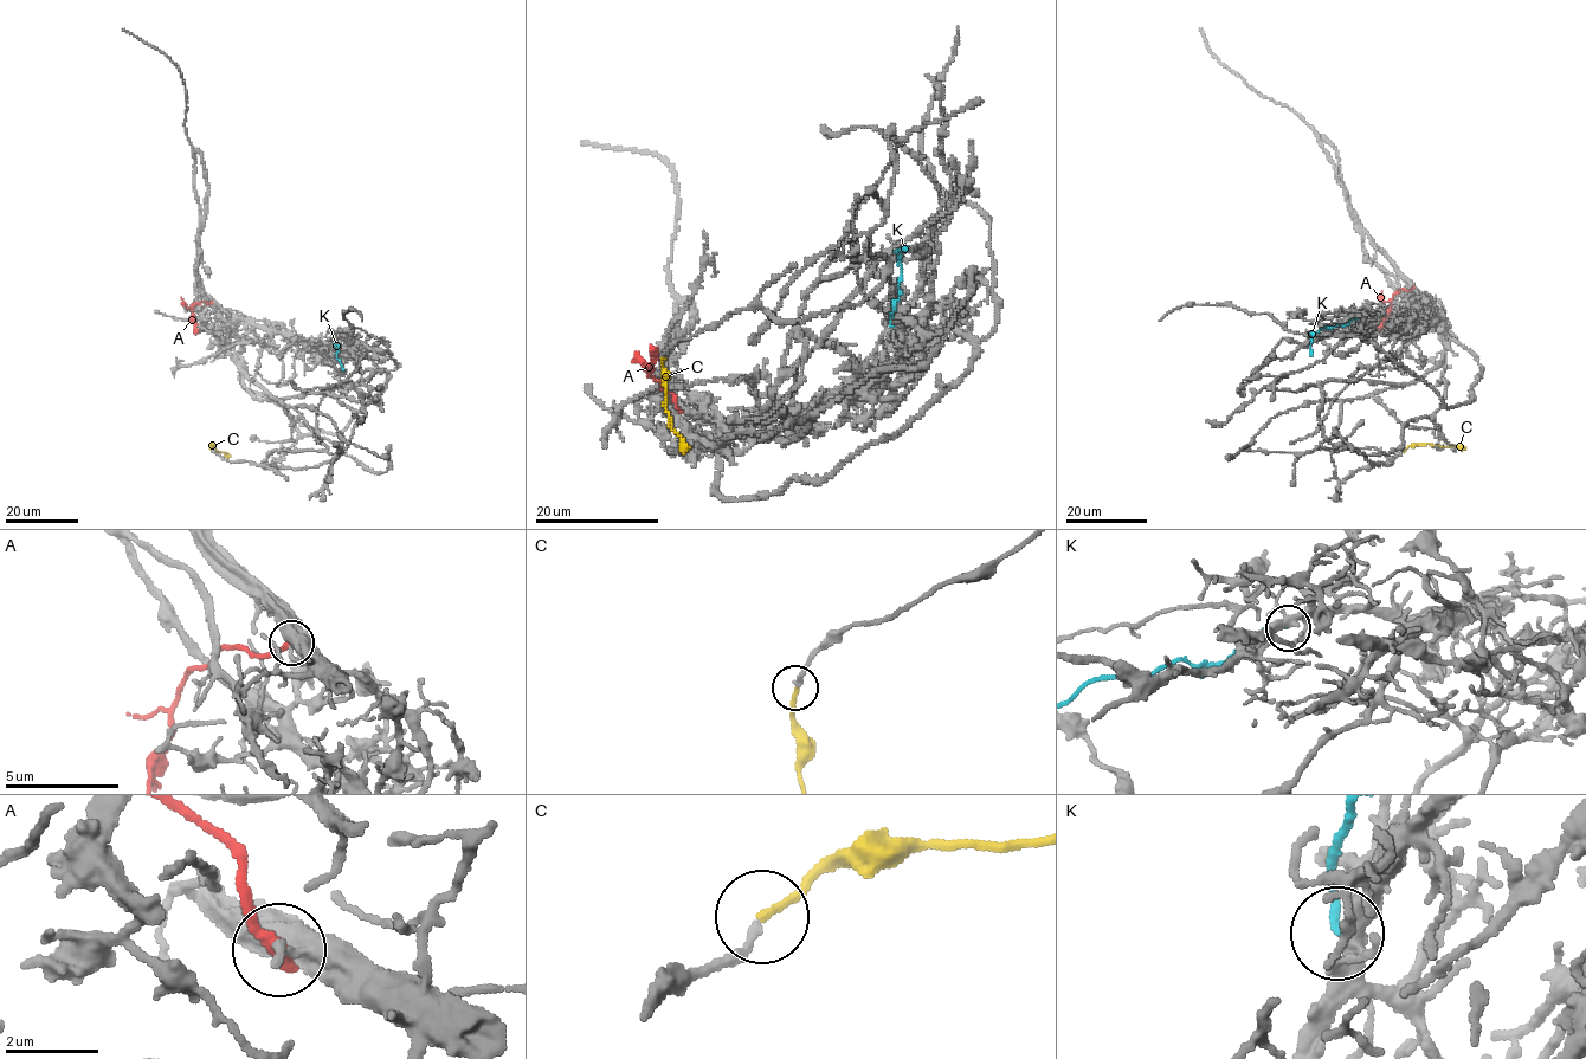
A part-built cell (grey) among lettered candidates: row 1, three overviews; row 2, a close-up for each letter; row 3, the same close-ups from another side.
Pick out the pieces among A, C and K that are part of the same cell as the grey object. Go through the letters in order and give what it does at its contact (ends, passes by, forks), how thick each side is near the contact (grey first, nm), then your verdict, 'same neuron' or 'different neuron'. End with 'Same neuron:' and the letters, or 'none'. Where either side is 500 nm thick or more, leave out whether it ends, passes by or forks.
A: it ends | 280/360 nm | different neuron
C: it ends | 190/180 nm | same neuron
K: it ends | 320/170 nm | different neuron
Same neuron: C

